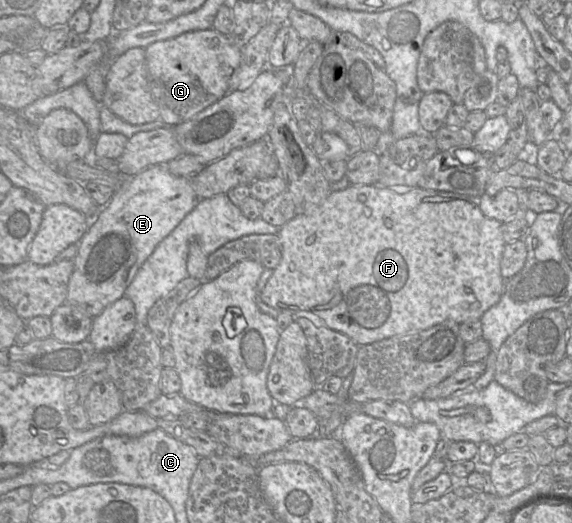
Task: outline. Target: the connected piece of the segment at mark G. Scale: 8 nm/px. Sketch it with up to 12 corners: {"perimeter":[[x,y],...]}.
{"perimeter":[[214,29],[145,48],[174,127],[230,92],[241,51]]}

